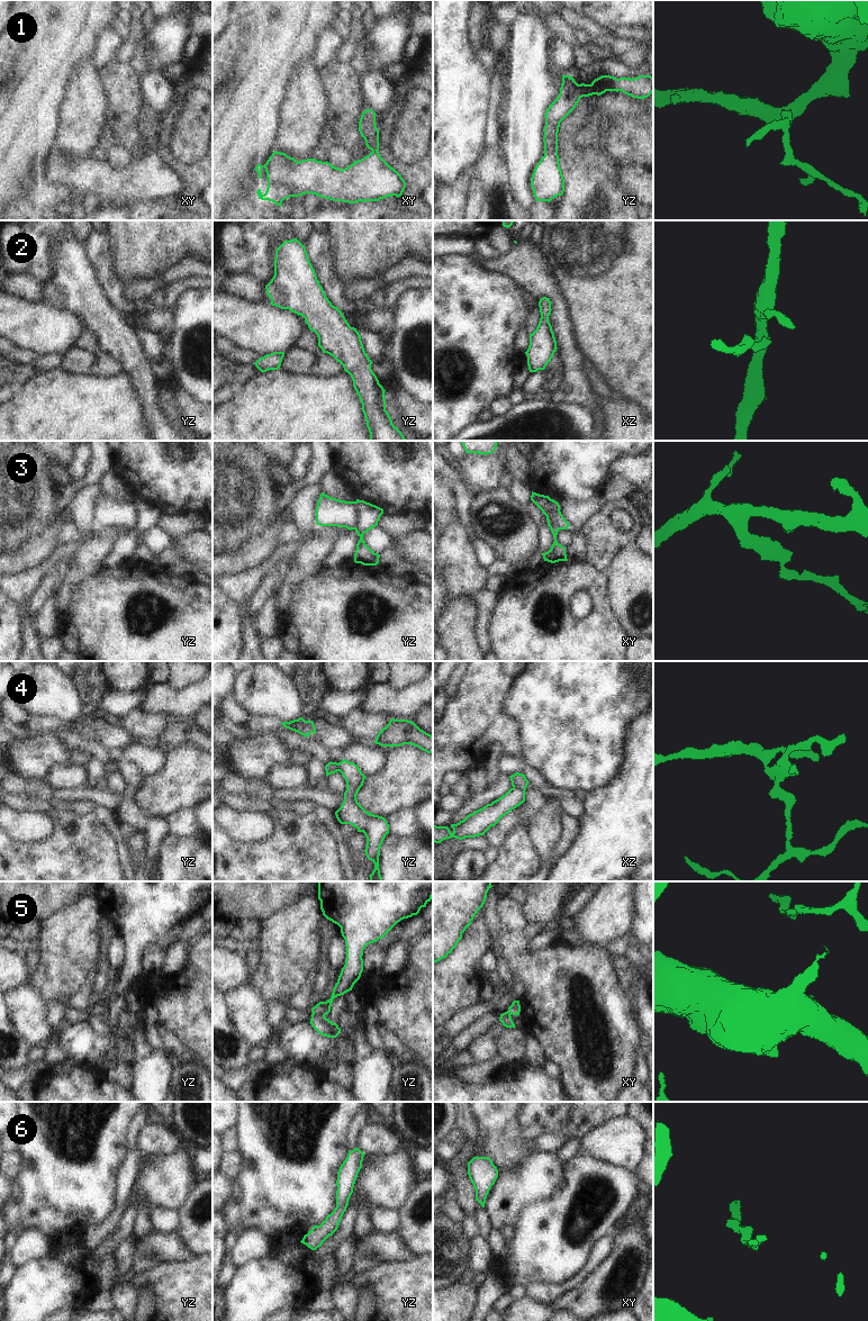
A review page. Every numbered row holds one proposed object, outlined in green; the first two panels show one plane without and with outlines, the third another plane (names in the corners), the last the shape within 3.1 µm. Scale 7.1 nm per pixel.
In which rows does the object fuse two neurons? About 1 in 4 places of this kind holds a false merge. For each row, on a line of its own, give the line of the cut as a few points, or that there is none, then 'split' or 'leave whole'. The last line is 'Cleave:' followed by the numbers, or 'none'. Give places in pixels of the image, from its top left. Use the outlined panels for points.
1: no cut | leave whole
2: no cut | leave whole
3: yz (355, 501), (354, 508), (358, 517), (356, 525), (353, 528) | split
4: xz (513, 787), (524, 793) | split
5: yz (313, 1012), (324, 1016) | split
6: no cut | leave whole
Cleave: 3, 4, 5

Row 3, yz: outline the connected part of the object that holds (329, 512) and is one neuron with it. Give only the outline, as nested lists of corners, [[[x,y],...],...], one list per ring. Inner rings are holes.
[[[322,492],[316,506],[316,524],[354,530],[359,517],[354,503],[340,500]]]

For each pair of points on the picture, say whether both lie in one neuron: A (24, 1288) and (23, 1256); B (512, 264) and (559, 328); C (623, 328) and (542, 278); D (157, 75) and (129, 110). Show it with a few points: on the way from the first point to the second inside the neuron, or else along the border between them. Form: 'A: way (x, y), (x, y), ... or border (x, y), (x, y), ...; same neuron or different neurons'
A: border (47, 1255), (35, 1258), (16, 1268); different neurons
B: way (531, 272), (558, 299), (559, 309); same neuron
C: border (551, 265), (571, 315); different neurons
D: border (138, 65), (144, 92), (143, 110); different neurons

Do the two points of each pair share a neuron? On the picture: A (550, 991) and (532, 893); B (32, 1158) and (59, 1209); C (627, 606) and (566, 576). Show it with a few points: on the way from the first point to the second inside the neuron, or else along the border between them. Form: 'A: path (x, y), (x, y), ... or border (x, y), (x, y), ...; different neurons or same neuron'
A: border (520, 905), (524, 917), (529, 922); different neurons
B: path (44, 1170), (59, 1185), (59, 1196); same neuron
C: border (605, 572), (608, 603), (613, 615), (618, 622); different neurons

